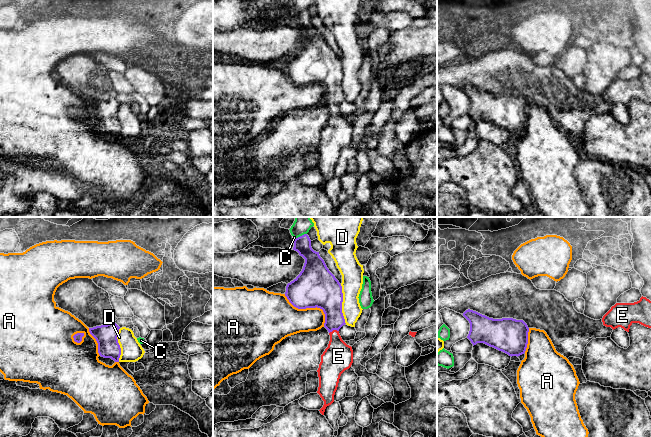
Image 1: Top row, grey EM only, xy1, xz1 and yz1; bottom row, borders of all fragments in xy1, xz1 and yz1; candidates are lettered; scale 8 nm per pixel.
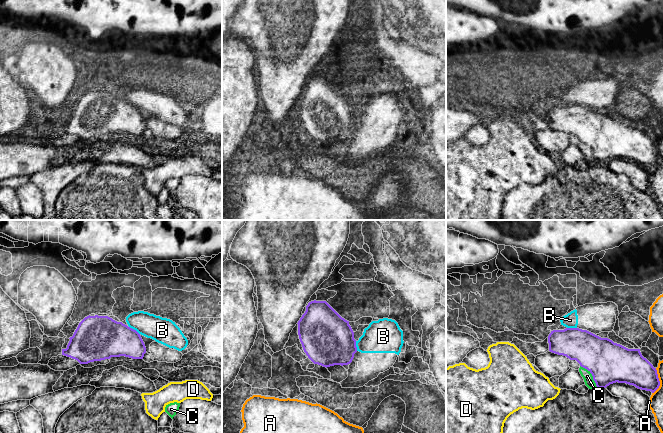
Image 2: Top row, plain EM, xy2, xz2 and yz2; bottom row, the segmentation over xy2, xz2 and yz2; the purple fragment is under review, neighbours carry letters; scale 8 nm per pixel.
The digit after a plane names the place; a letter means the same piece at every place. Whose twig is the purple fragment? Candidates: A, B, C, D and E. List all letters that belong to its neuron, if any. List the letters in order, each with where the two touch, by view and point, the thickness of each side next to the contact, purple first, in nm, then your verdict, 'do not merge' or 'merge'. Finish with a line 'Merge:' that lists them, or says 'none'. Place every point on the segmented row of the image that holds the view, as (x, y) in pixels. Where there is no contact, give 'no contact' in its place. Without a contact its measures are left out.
A: xz1 (310, 307) | 320/280 nm | do not merge
B: xy2 (133, 329) | 320/200 nm | do not merge
C: yz2 (592, 375) | 340/80 nm | do not merge
D: xz1 (341, 304) | 320/180 nm | do not merge
E: xz1 (333, 329) | 200/240 nm | merge
Merge: E

